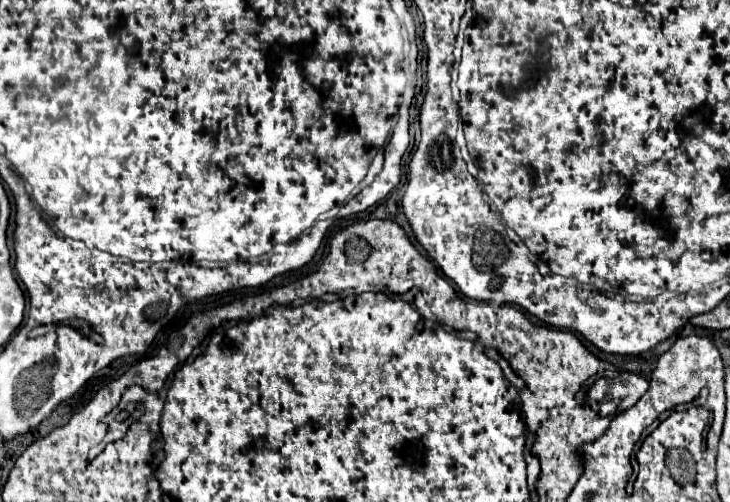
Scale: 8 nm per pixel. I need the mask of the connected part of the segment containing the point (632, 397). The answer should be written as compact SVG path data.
M623 371L615 378L599 378L589 388L589 398L601 402L613 400L617 402L617 410L625 410L633 406L647 392L647 388L649 382L645 378Z

